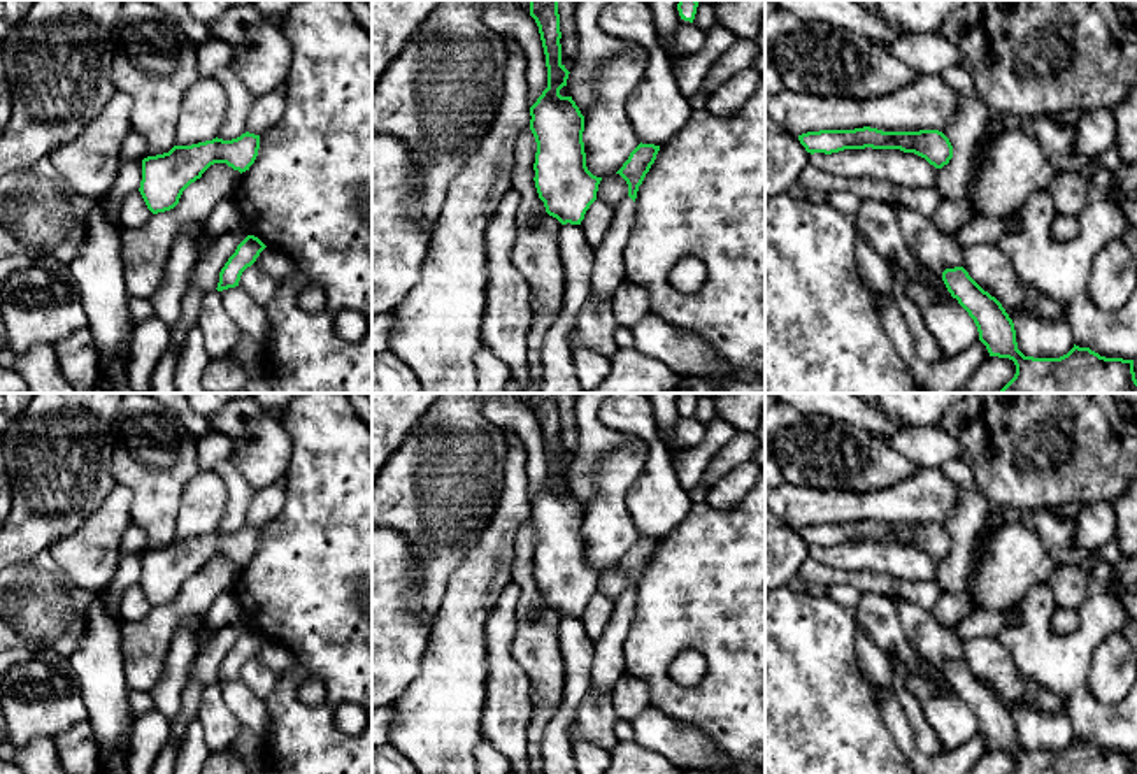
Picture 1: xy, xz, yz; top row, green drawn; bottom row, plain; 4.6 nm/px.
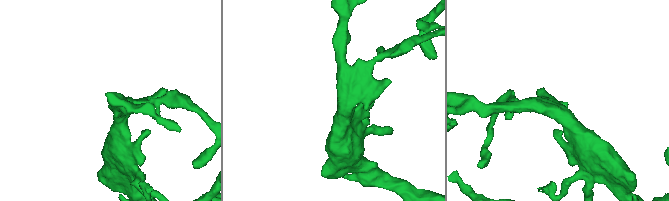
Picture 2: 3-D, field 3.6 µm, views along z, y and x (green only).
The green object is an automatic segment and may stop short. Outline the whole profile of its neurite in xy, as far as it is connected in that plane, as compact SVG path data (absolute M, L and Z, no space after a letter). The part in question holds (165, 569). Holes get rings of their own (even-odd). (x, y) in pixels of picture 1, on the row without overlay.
M260 528L212 532L191 539L174 539L168 546L142 553L140 588L153 607L174 602L182 584L214 556L226 556L240 567L249 563L260 542Z

